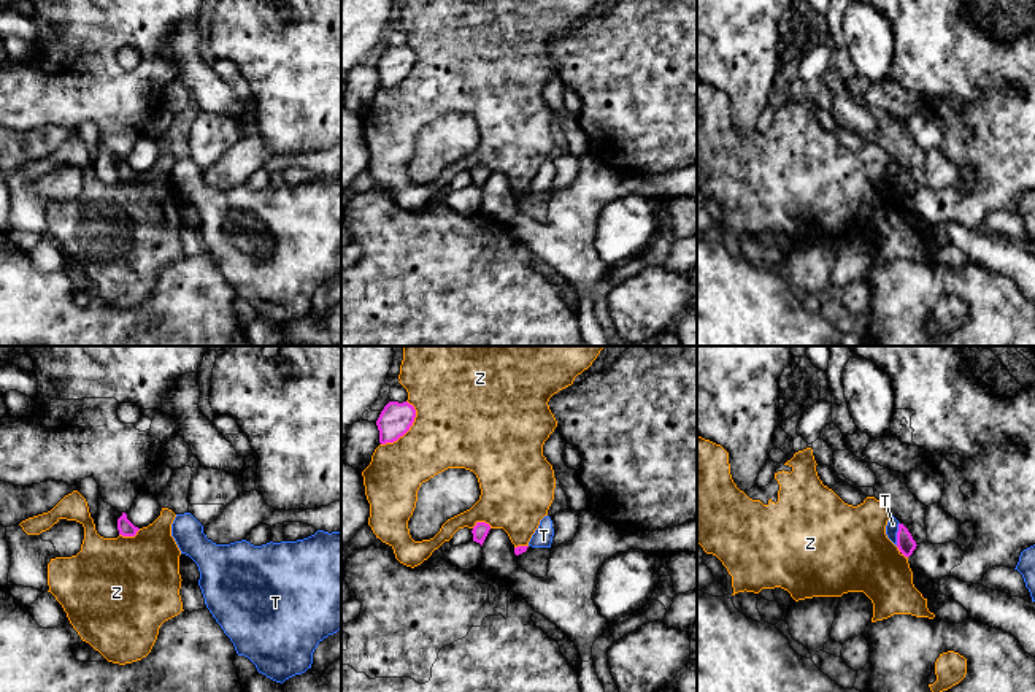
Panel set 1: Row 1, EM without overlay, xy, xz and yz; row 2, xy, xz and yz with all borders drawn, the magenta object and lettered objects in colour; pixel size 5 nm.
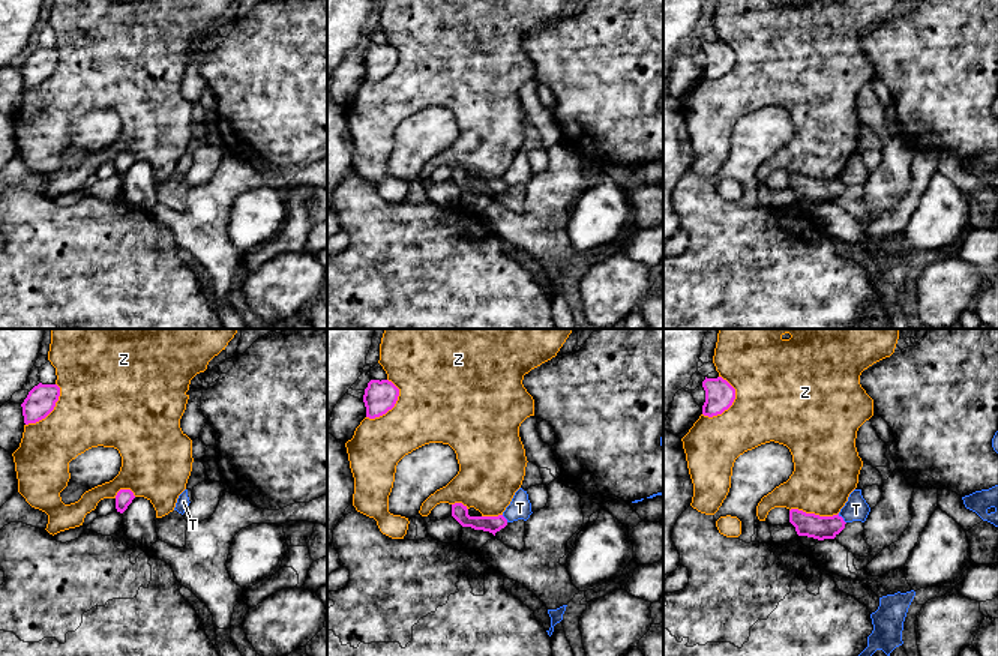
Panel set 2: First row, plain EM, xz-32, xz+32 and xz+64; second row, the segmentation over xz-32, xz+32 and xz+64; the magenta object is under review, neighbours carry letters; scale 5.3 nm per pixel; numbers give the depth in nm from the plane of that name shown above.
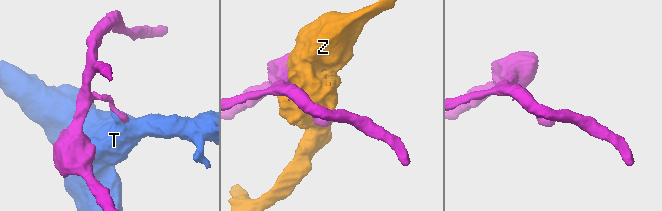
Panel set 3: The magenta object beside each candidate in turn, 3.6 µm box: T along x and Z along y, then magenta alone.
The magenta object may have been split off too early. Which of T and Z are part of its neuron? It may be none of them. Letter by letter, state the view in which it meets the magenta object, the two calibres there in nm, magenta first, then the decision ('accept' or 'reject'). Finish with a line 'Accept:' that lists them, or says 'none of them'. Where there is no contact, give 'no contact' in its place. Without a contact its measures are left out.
T: meets magenta in yz; 90 nm thick on the magenta side, 60 nm on the other; reject
Z: meets magenta in xz; 160 nm thick on the magenta side, 440 nm on the other; reject
Accept: none of them

